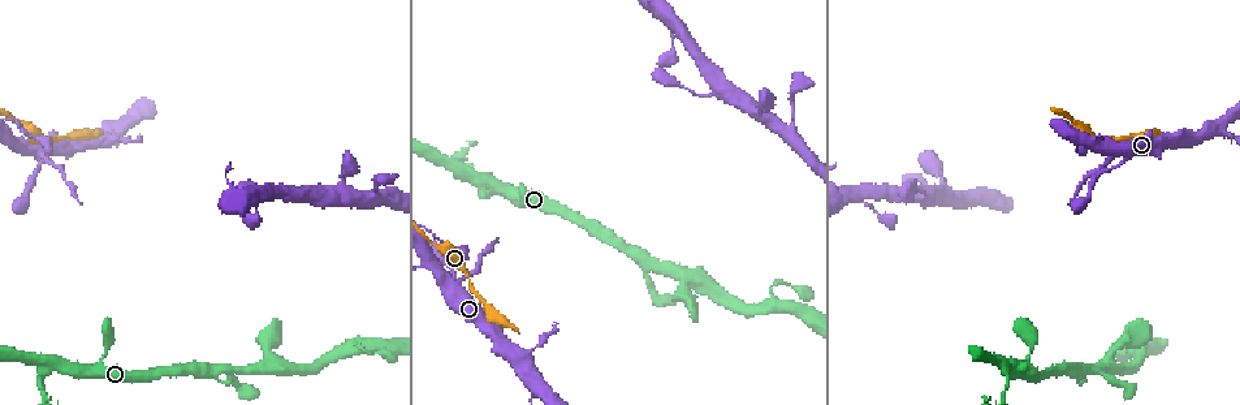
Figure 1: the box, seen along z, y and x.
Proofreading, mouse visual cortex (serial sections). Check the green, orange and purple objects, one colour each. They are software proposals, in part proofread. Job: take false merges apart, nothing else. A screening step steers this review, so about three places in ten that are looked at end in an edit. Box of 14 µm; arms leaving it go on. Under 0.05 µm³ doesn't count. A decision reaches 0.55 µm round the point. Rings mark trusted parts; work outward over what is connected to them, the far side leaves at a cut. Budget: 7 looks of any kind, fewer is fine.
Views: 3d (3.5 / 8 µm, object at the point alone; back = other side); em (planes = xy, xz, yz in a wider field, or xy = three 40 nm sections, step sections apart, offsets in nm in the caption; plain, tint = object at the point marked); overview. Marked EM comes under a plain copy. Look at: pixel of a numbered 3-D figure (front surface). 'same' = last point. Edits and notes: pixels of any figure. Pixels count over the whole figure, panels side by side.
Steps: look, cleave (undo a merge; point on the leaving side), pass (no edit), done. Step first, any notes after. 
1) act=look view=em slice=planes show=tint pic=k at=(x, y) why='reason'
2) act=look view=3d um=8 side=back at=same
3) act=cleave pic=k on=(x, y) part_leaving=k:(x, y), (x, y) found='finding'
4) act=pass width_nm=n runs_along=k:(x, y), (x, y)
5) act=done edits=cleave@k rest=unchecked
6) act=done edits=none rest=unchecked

act=look view=3d um=3.5 pic=1 at=(460, 280) why='three-way junction'

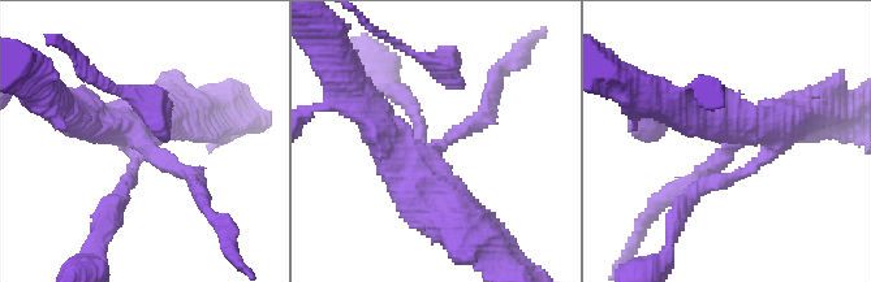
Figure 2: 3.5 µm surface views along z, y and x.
act=look view=em slice=xy step=1 show=tint pic=2 at=(727, 146) arms=3 arm_widths_nm=200,450,500 why='need the tissue'

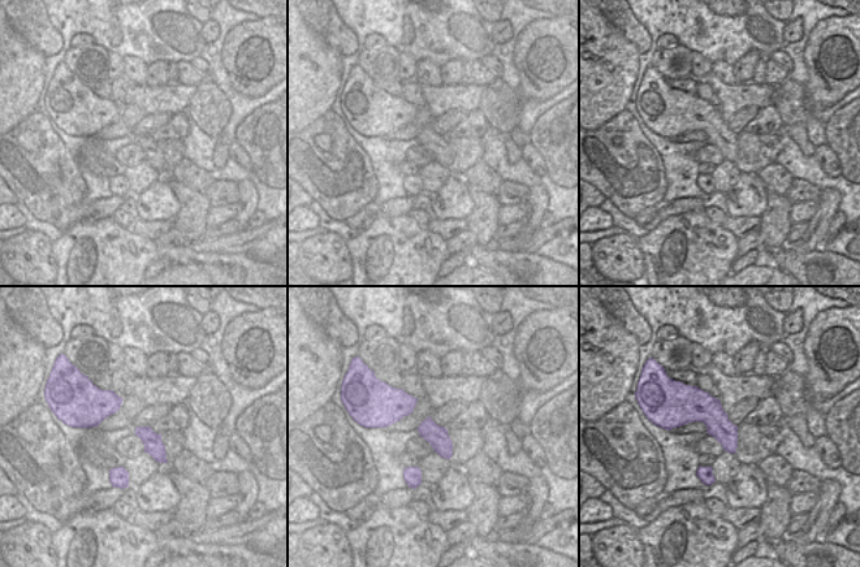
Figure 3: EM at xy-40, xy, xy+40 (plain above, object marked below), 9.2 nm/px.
act=look view=em slice=xy step=3 show=tint at=same why='cut it another way'

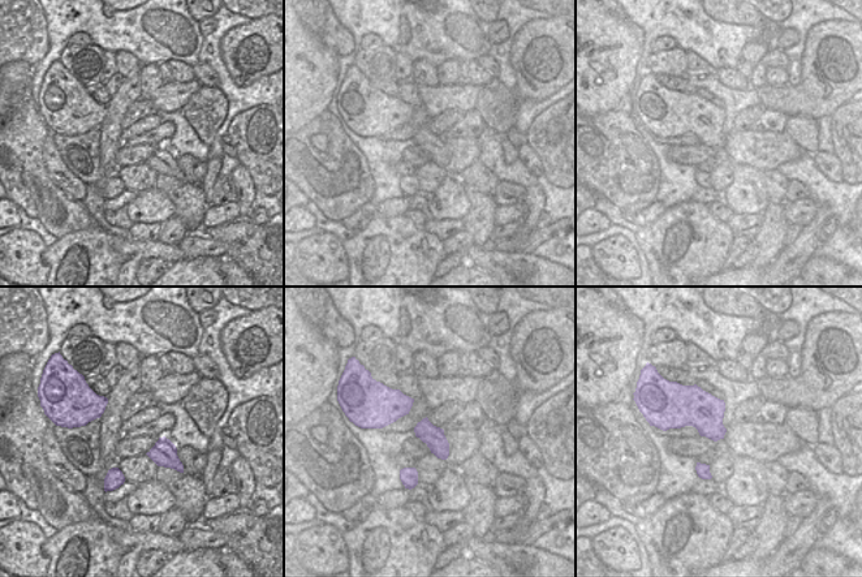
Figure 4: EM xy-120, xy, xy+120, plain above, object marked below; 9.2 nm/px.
act=cleave pic=2 on=(193, 170) part_leaving=2:(158, 159), (197, 183), (221, 228) found='two cells meet here'

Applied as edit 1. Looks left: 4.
act=look view=overview why='see it whole again'

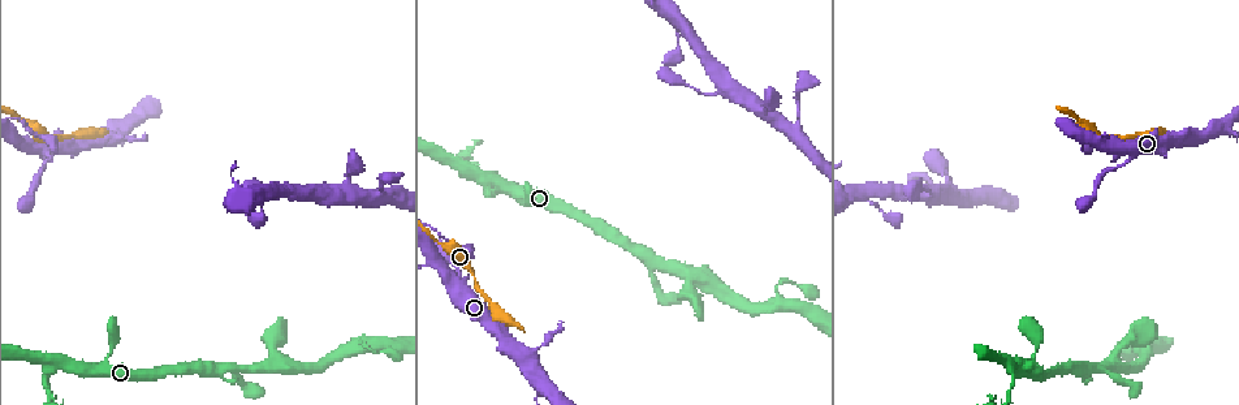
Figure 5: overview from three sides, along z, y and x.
act=look view=3d um=3.5 pic=5 at=(17, 118) why='sharp bend'

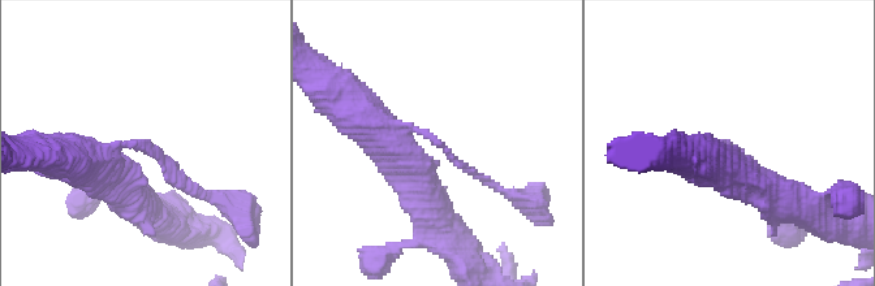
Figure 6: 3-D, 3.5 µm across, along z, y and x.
act=look view=em slice=xy step=5 show=tint pic=6 at=(435, 141)

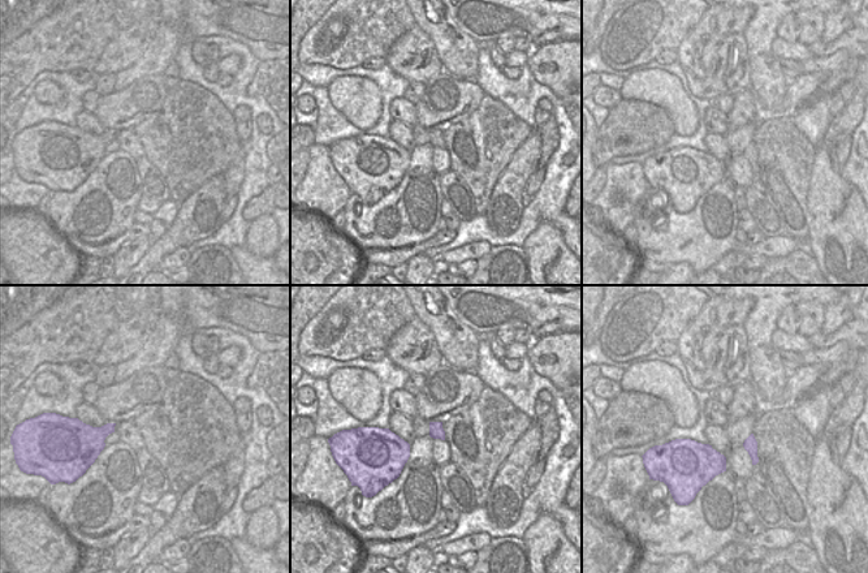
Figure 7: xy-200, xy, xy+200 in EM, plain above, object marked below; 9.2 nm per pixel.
act=pass runs_along=6:(406, 164), (397, 138), (422, 130), (498, 187) found='one cell here'

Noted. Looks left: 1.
act=look view=3d um=3.5 pic=5 at=(1011, 366) why='thin arm on a thick one'

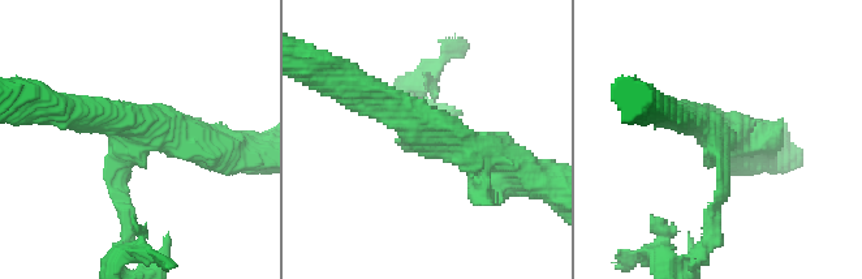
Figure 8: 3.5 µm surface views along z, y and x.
act=cleave pic=8 on=(119, 204) part_leaving=8:(130, 153), (119, 166), (119, 261) found='a second cell is stuck on'

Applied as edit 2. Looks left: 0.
act=done edits=cleave@2,cleave@8 rest=unchecked

